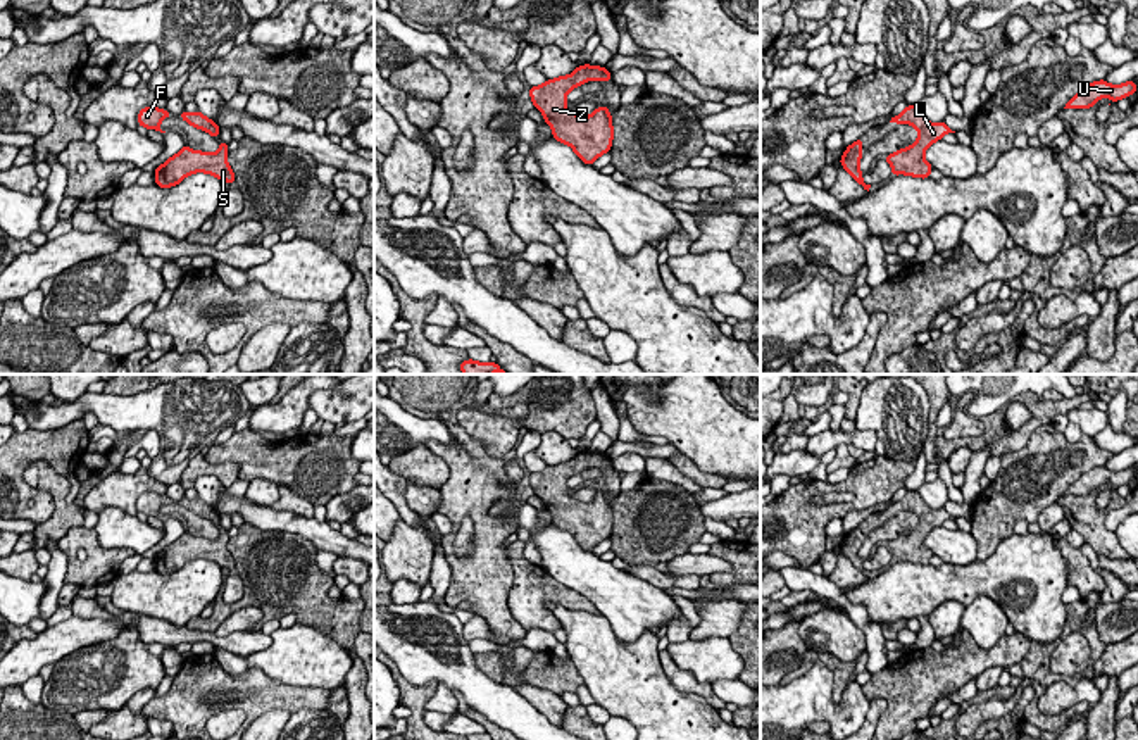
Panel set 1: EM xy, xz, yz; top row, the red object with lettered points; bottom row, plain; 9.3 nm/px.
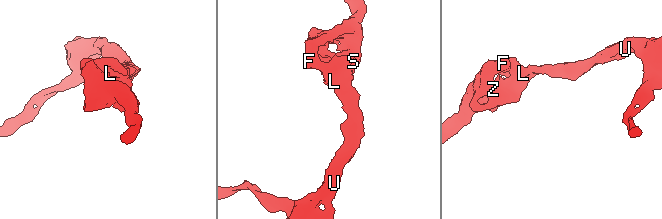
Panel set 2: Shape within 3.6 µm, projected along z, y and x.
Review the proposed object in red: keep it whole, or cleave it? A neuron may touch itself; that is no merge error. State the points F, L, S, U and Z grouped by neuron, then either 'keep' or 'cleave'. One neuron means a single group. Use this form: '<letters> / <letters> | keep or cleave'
F L S U Z | keep

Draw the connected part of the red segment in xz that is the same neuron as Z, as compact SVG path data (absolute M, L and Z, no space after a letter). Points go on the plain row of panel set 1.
M578 452L574 459L547 466L543 471L531 473L529 483L552 514L552 523L569 531L574 540L591 552L595 545L607 540L614 526L612 502L605 492L590 502L574 500L566 495L567 480L586 467L610 467L612 461L600 452Z

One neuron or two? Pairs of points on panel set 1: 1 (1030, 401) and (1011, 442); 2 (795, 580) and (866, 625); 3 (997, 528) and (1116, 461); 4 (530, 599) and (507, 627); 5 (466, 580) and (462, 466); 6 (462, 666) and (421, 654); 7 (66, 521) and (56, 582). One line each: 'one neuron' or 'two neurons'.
1: one neuron
2: one neuron
3: two neurons
4: two neurons
5: one neuron
6: one neuron
7: two neurons

